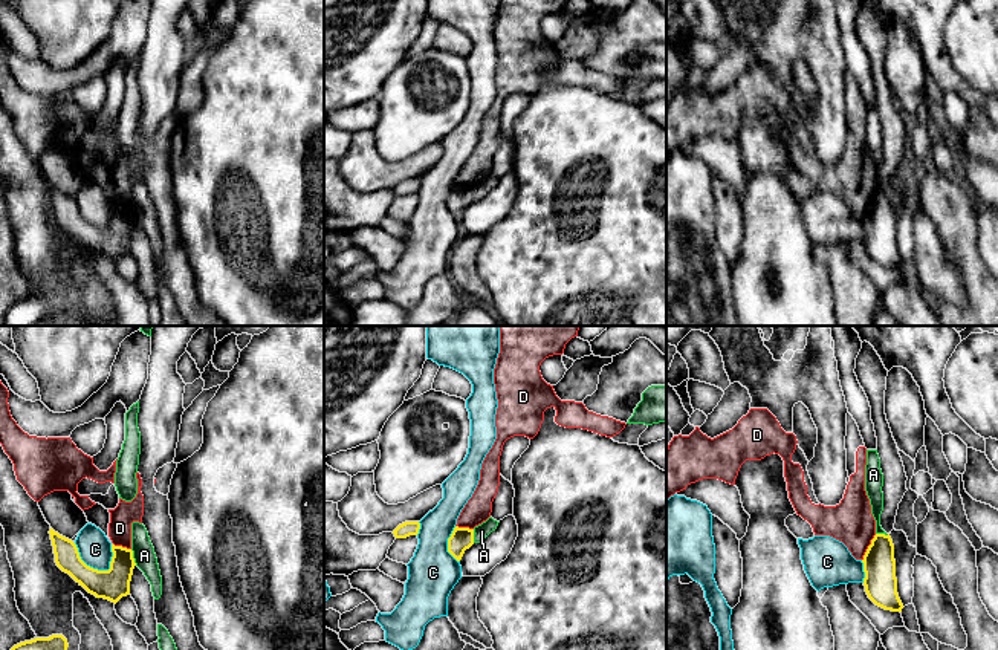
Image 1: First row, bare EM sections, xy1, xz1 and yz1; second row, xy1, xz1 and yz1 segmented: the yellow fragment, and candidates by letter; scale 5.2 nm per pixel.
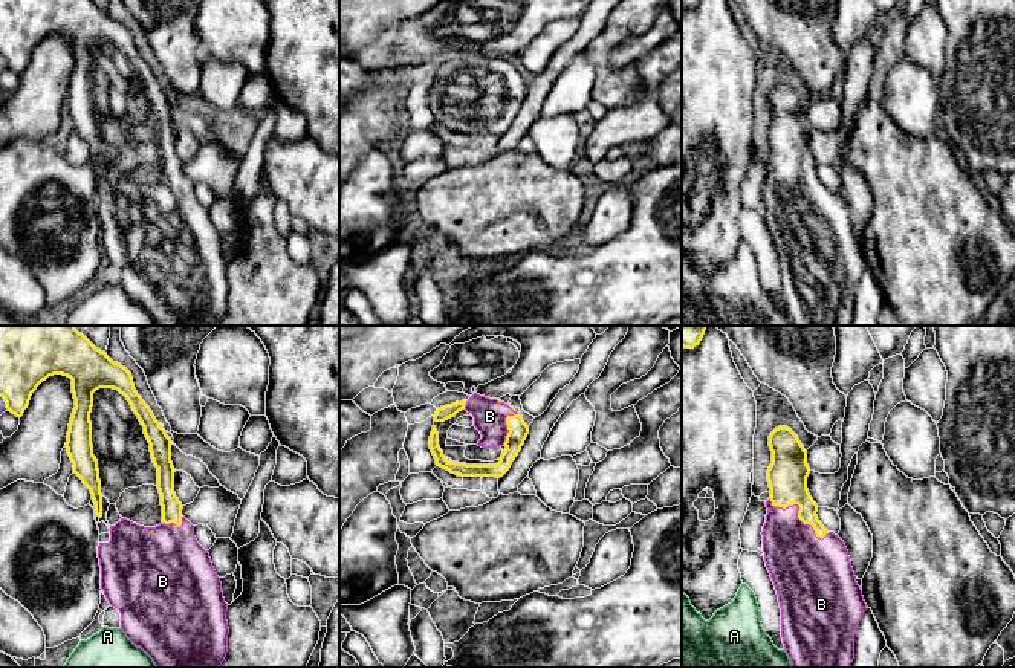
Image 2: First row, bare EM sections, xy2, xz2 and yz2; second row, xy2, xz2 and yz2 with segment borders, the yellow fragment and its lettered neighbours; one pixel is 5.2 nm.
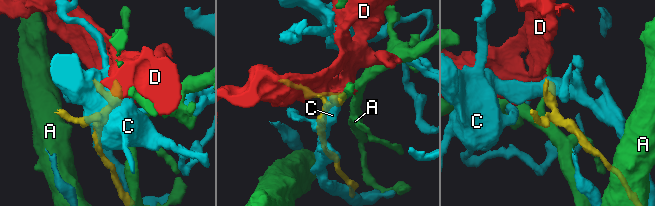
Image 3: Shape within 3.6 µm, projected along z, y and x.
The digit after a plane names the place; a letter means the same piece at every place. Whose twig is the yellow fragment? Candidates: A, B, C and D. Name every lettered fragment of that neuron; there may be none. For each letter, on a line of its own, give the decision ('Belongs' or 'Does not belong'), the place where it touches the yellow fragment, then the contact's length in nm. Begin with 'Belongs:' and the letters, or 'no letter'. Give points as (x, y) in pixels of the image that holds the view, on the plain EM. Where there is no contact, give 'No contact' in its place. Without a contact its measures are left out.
Belongs: B
A: Does not belong. Touches yellow at xy1 (132, 214). Shared border 90 nm
B: Belongs. Touches yellow at yz2 (798, 170). Shared border 380 nm
C: Does not belong. Touches yellow at xy1 (89, 224). Shared border 240 nm
D: Does not belong. Touches yellow at yz1 (868, 205). Shared border 160 nm

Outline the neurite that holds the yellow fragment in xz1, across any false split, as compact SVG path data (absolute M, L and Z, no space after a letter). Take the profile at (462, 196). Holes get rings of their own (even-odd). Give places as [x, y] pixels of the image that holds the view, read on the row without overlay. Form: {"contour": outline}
{"contour": "M455 184L448 196L448 210L460 219L465 208L474 202L474 187Z"}

